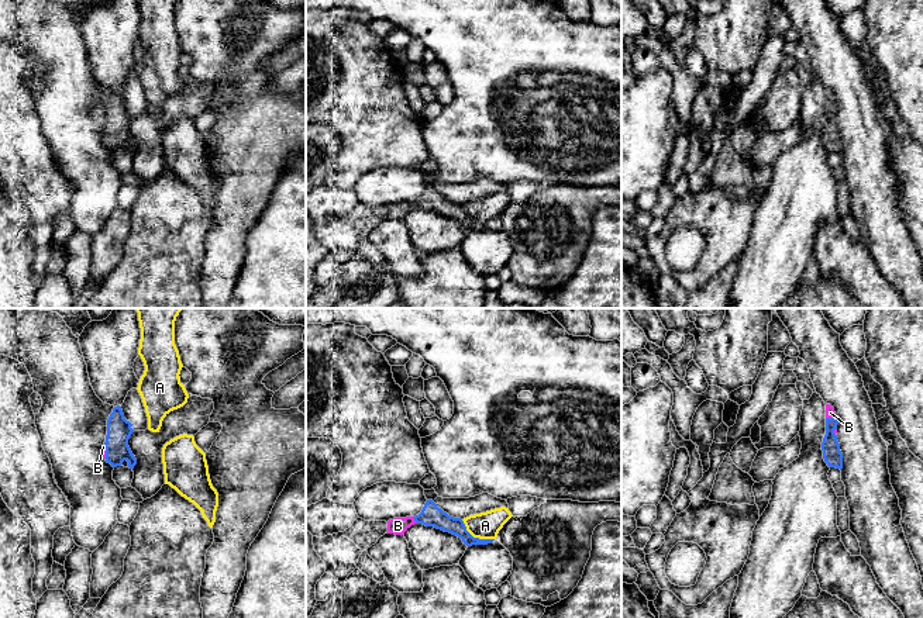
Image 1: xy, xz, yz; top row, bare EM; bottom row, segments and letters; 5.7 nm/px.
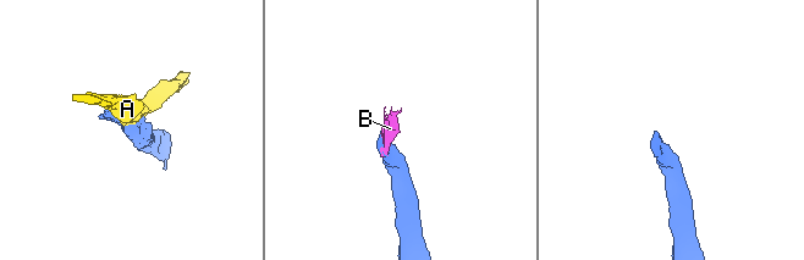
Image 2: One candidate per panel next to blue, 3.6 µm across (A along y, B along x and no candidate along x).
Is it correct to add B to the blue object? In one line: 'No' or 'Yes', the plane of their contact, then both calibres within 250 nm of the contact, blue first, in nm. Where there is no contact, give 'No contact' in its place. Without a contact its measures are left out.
Yes. Touches blue in yz. Thickness 110 nm (blue) against 50 nm

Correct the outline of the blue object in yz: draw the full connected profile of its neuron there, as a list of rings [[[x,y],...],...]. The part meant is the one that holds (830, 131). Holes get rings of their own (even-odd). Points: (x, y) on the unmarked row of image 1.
[[[826,89],[826,120],[822,127],[823,144],[829,152],[843,153],[843,138],[837,125],[837,100],[830,89]]]

